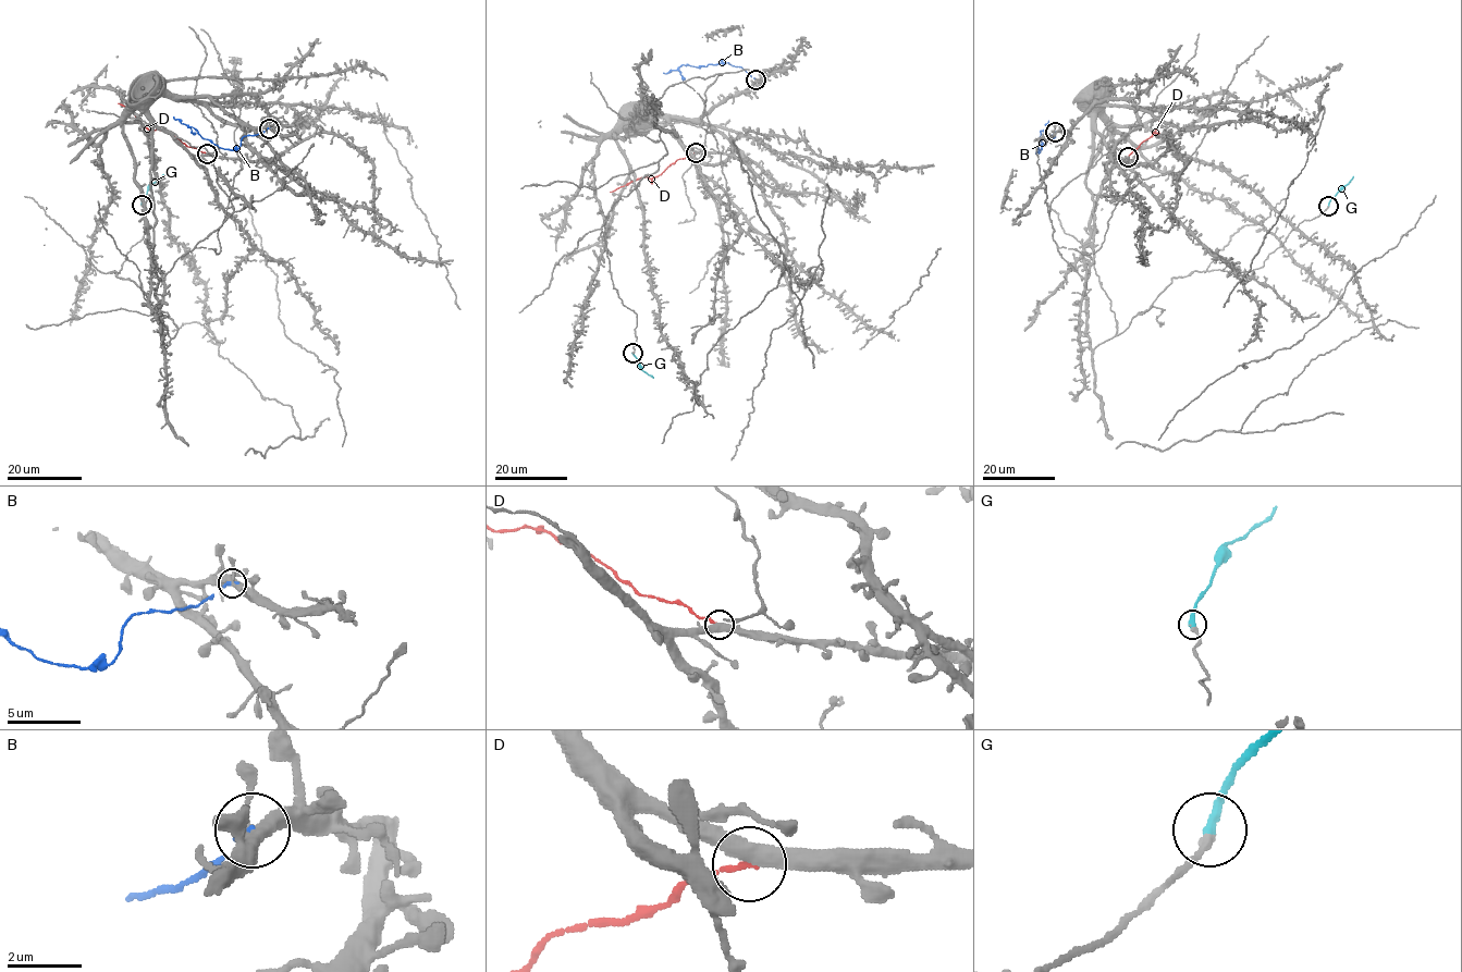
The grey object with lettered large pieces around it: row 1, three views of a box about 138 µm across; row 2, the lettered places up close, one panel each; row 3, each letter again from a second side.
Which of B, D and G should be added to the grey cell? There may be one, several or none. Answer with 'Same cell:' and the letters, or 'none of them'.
Same cell: G

